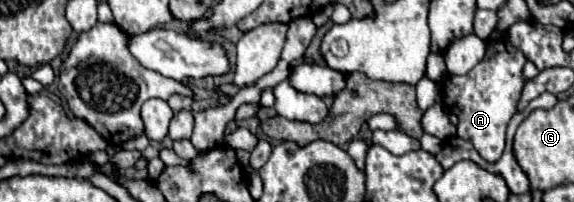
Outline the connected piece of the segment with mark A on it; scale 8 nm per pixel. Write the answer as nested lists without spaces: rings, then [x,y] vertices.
[[[506,38],[488,40],[486,56],[480,64],[476,64],[464,76],[446,76],[442,102],[448,112],[458,116],[458,136],[472,142],[482,158],[494,162],[500,158],[504,150],[506,126],[516,112],[516,104],[520,100],[522,88],[526,84],[522,76],[522,68],[526,64],[526,56],[514,48]]]

